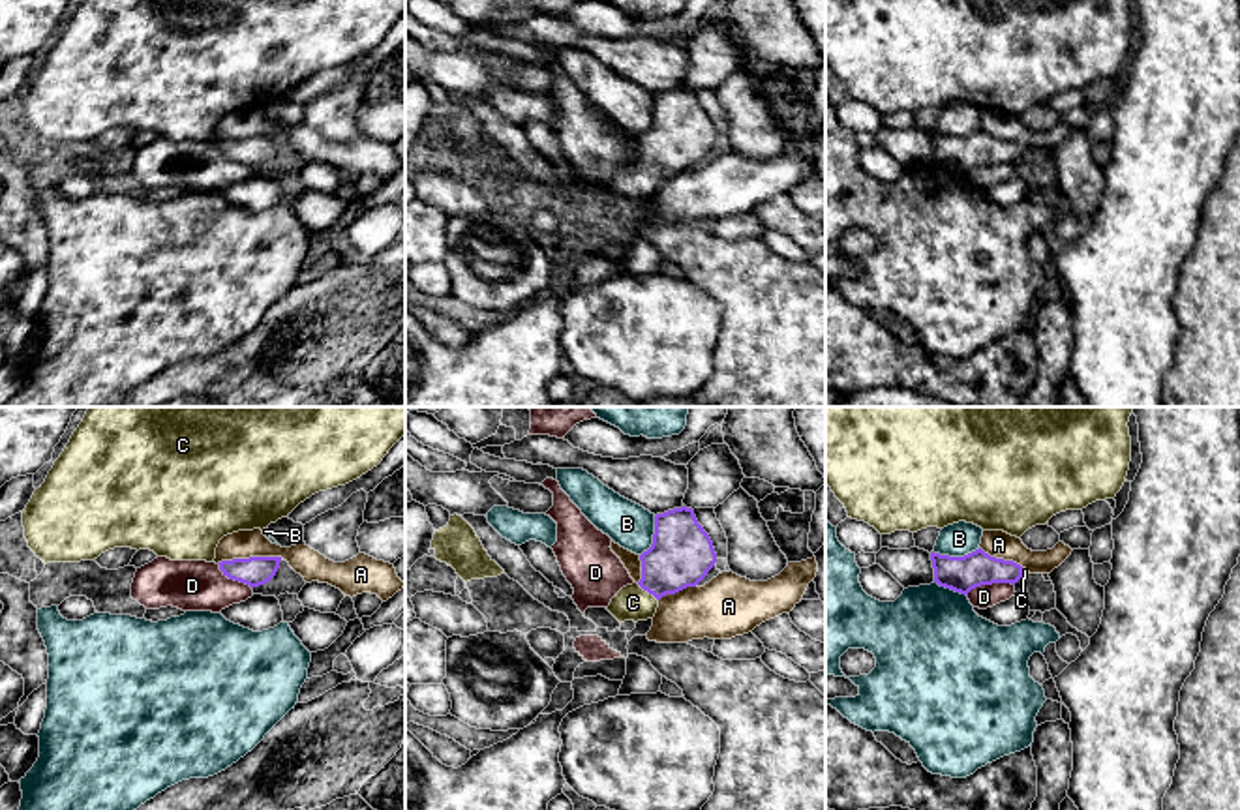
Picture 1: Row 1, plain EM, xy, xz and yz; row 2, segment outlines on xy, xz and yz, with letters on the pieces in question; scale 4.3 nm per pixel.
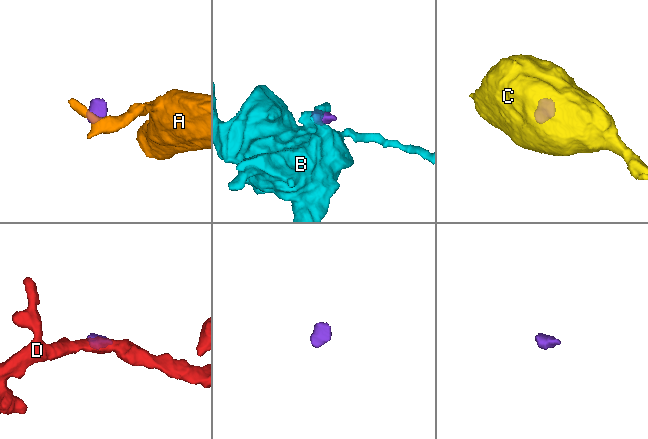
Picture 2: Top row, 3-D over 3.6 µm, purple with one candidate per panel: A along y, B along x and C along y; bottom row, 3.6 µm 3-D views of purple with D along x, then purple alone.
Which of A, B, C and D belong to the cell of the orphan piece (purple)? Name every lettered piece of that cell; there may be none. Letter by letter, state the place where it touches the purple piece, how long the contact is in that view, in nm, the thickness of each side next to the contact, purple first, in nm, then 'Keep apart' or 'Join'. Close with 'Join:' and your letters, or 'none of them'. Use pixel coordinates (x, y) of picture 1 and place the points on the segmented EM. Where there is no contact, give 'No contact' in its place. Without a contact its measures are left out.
A: Touches purple at xy (250, 557). Shared border 280 nm. Thickness 130 nm (purple) against 120 nm. Keep apart
B: Touches purple at yz (955, 557). Shared border 200 nm. Thickness 160 nm (purple) against 140 nm. Keep apart
C: Touches purple at xz (648, 591). Shared border 120 nm. Thickness 280 nm (purple) against 150 nm. Join
D: Touches purple at yz (989, 584). Shared border 220 nm. Thickness 160 nm (purple) against 100 nm. Keep apart
Join: C

